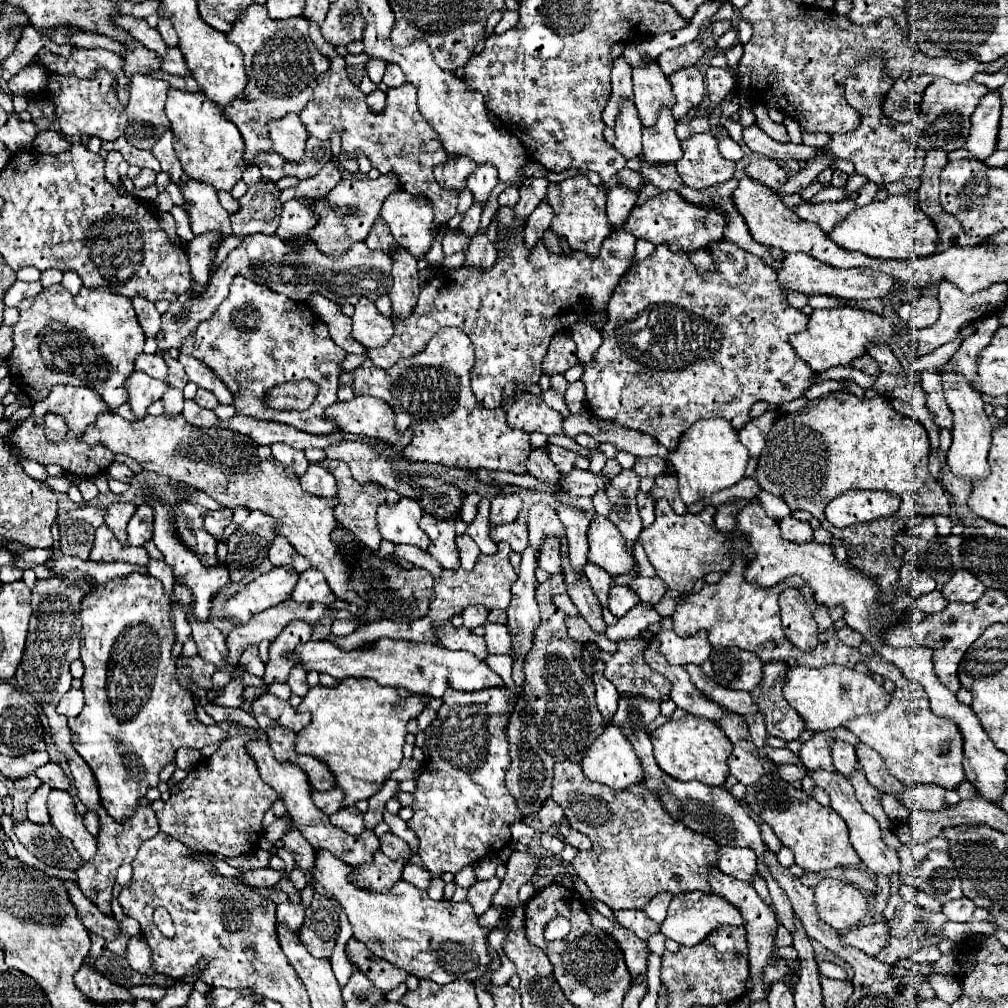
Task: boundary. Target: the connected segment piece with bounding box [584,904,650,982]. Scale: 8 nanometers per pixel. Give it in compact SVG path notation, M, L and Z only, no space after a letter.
M584 906L586 912L590 914L590 922L594 924L594 928L602 930L604 934L608 934L622 950L624 960L626 960L626 968L632 976L634 982L642 982L646 978L646 970L648 970L648 944L646 940L640 940L632 930L624 928L624 926L616 926L610 918L602 916L600 912L596 912L592 906Z

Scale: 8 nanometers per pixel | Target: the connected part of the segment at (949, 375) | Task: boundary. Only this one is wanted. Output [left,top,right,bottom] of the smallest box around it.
[938,364,992,478]

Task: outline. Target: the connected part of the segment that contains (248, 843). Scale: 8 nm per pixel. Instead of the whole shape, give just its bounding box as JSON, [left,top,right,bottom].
[156,736,278,856]

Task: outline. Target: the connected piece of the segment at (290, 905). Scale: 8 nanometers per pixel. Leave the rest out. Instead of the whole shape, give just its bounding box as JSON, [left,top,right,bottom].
[276,902,304,930]

